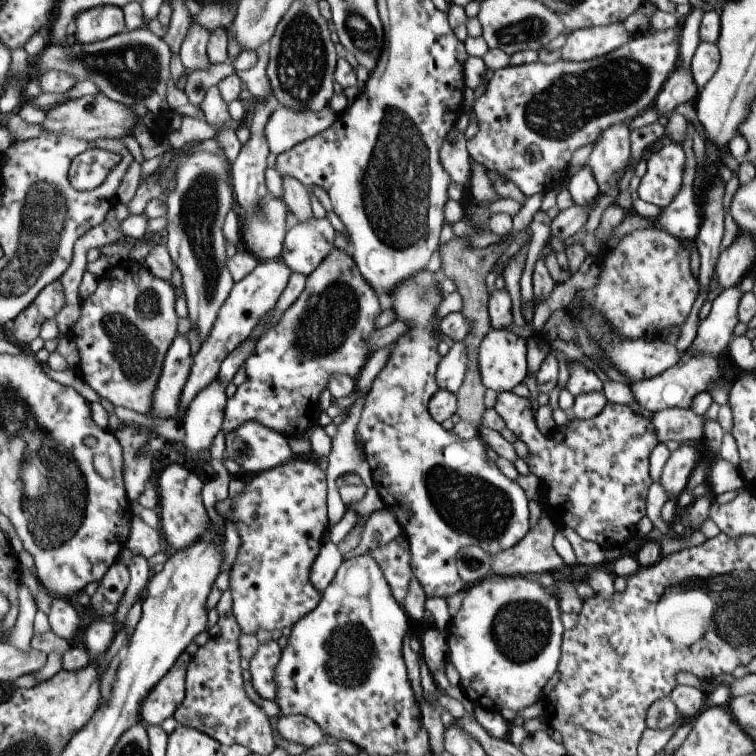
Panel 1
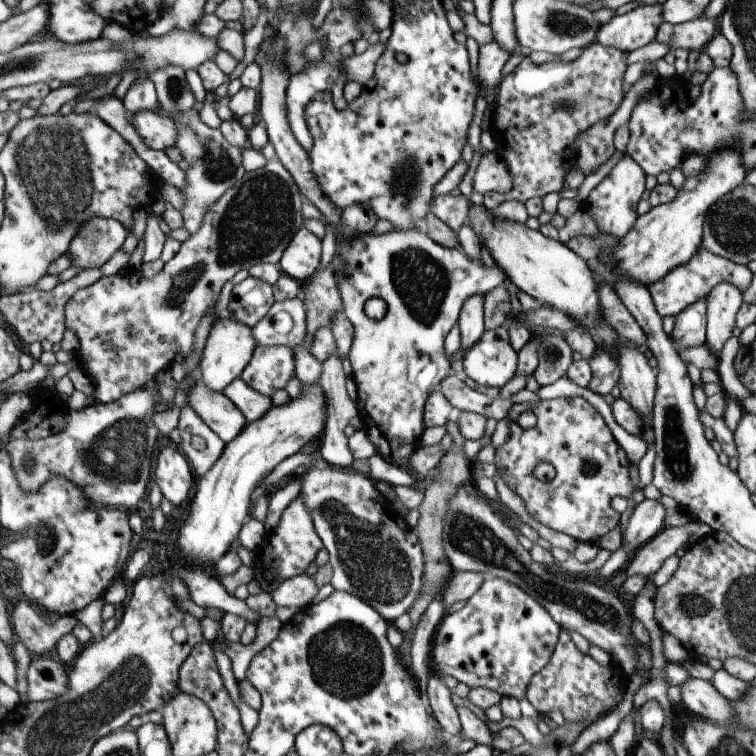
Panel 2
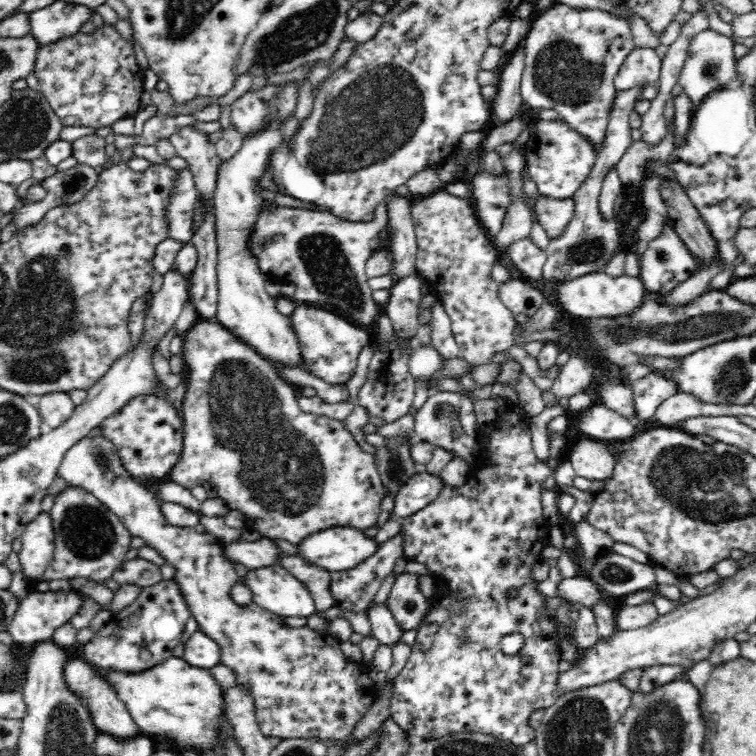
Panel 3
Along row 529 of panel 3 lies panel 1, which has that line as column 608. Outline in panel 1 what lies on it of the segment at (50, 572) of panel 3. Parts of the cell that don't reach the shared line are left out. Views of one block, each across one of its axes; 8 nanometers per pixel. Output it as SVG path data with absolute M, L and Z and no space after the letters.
M678 23L675 28L660 31L653 30L651 33L645 32L642 35L634 36L625 42L623 46L619 46L619 48L615 48L615 50L607 54L581 62L569 62L569 60L560 58L554 63L544 64L537 60L531 64L508 66L492 71L491 78L488 80L484 92L474 101L471 108L471 111L474 112L476 116L477 132L475 132L471 140L466 140L467 152L469 153L470 160L475 160L477 164L481 164L481 166L489 172L497 172L505 182L511 182L513 186L516 186L525 197L555 189L555 186L559 186L561 182L567 180L566 168L572 152L575 152L580 146L592 145L597 136L599 136L605 128L613 126L613 123L621 124L629 122L643 109L649 107L654 102L654 98L657 96L659 90L661 90L665 80L667 80L667 77L676 68L675 60L677 60L678 56L677 49L680 29L681 25Z

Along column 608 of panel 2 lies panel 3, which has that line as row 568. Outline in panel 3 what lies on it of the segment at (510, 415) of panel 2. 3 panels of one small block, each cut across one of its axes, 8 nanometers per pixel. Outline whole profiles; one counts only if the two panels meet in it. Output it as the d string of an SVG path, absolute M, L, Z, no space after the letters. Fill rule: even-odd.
M518 405L516 408L505 408L496 420L480 425L478 458L470 466L471 473L468 475L465 484L458 487L445 484L432 503L428 503L412 516L400 520L404 556L408 561L425 564L431 570L431 574L439 586L435 590L435 595L430 598L429 610L417 629L418 638L415 644L411 646L410 658L395 678L392 700L390 701L391 717L398 723L399 727L402 727L402 730L407 730L407 734L412 734L417 741L423 740L426 736L433 736L437 739L446 736L450 732L479 732L480 734L490 733L492 736L510 742L514 746L523 747L536 736L535 731L528 725L530 714L534 710L540 710L540 708L547 709L559 697L556 695L556 680L558 680L560 674L558 662L560 662L561 654L559 648L556 647L558 642L552 640L552 636L547 636L556 632L556 619L546 613L546 606L542 602L544 597L536 591L537 582L534 582L530 577L532 566L543 559L541 556L542 550L549 546L546 538L550 534L551 526L542 514L541 504L541 489L544 481L548 478L548 473L546 473L544 465L541 465L536 455L534 455L530 424L529 416ZM510 588L518 589L518 597L514 600L508 600L506 597ZM508 634L520 634L524 637L524 644L516 654L506 654L499 647L502 637L508 636Z

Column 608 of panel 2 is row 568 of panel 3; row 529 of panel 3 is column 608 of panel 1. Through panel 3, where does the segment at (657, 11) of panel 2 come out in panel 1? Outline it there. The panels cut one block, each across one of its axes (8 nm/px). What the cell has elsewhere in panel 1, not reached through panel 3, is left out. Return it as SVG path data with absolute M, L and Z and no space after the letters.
M617 23L577 29L565 38L560 58L569 62L589 60L623 46L633 37L622 24Z

